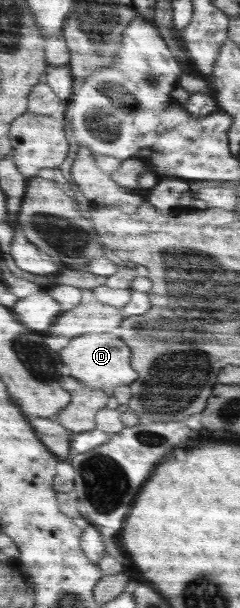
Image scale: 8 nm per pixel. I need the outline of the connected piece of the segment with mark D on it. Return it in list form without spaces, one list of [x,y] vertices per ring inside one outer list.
[[[83,334],[73,338],[61,352],[63,364],[71,368],[71,376],[93,390],[105,390],[115,386],[129,385],[137,380],[138,374],[131,364],[132,353],[123,340],[113,338],[111,334]]]

